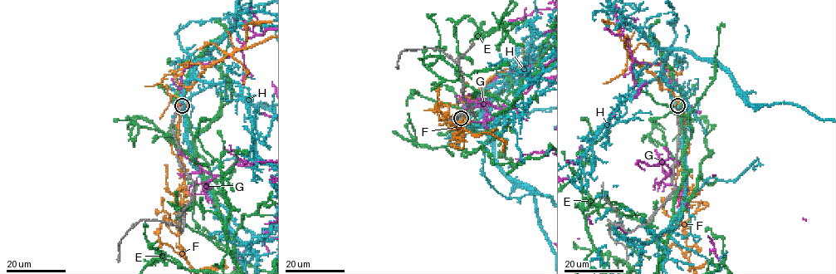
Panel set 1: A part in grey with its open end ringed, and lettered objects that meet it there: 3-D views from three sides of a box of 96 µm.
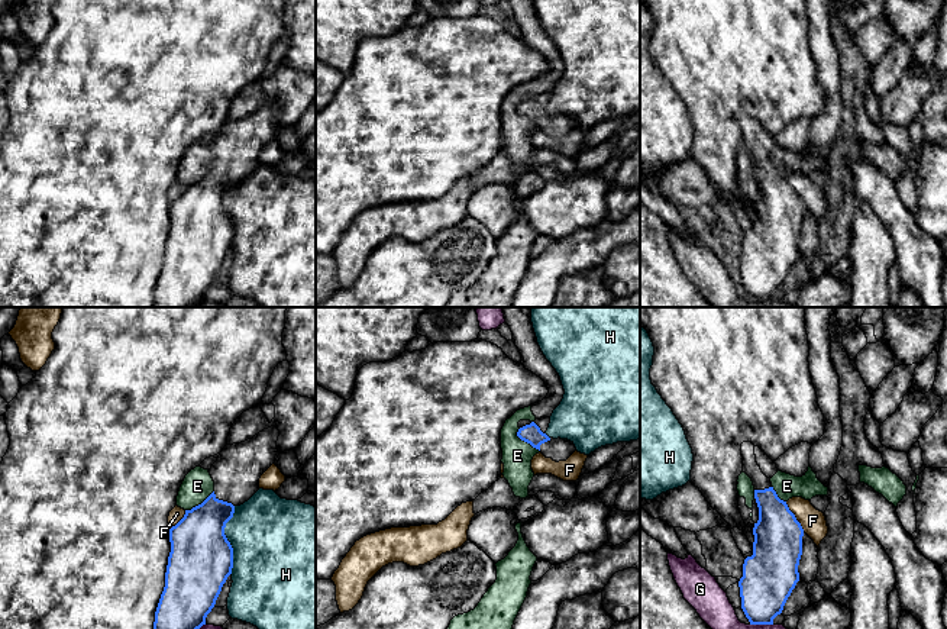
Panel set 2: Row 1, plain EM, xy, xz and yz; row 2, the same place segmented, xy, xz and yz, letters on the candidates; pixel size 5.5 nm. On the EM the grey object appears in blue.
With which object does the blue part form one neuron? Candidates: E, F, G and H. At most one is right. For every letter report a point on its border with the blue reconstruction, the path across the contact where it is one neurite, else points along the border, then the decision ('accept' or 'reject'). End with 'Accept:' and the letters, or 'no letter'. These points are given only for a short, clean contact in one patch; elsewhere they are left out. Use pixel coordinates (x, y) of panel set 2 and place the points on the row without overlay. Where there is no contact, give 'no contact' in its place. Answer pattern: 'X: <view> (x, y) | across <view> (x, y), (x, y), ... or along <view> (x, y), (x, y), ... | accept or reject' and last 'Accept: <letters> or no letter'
E: xz (524, 116) | along xz (519, 103), (517, 110), (539, 126) | reject
F: yz (794, 192) | reject
G: yz (762, 299) | along yz (750, 299), (772, 300) | reject
H: xy (226, 215) | reject
Accept: no letter

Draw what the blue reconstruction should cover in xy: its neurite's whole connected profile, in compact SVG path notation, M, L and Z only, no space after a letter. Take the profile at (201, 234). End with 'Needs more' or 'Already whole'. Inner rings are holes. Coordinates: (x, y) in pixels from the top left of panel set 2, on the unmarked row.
M275 101L264 104L252 114L226 120L209 145L214 167L198 181L185 186L184 193L169 204L171 228L153 297L153 307L195 307L216 280L223 259L232 249L233 223L224 210L235 183L248 177L259 165L261 151L275 139L279 128Z. Needs more

